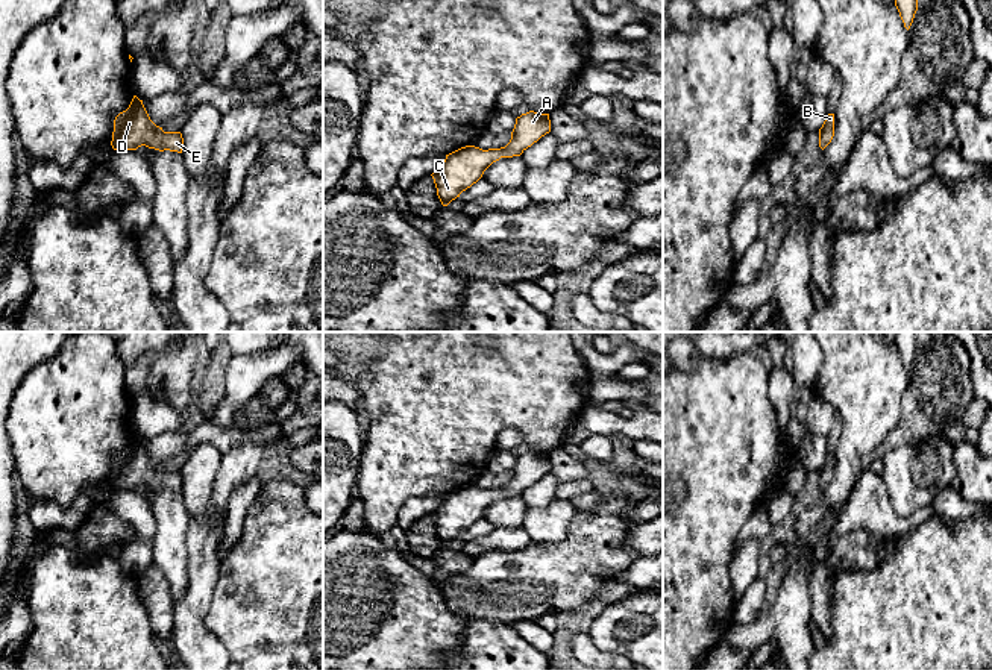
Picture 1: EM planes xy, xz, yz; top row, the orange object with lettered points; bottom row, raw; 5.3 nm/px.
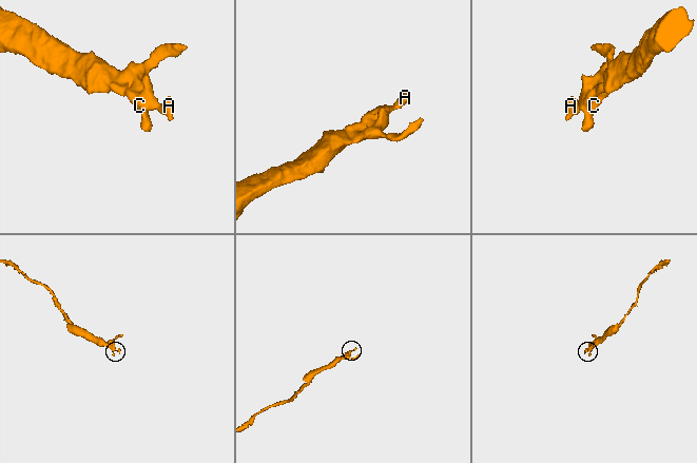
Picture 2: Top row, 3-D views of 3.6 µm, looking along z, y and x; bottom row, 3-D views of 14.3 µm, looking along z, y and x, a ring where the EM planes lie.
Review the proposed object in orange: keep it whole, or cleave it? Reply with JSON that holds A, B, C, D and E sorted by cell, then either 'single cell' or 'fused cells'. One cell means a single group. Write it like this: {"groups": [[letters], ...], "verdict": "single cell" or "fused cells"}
{"groups": [["A", "B", "C", "D", "E"]], "verdict": "single cell"}

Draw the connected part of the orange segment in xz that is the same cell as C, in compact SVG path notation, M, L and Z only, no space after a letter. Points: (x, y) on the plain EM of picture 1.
M529 450L516 458L511 479L505 487L482 490L466 485L446 494L444 502L431 514L441 544L447 546L476 523L493 502L501 497L520 496L549 471L549 453Z

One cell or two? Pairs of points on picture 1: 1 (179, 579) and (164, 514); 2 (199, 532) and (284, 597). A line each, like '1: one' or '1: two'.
1: one
2: two

